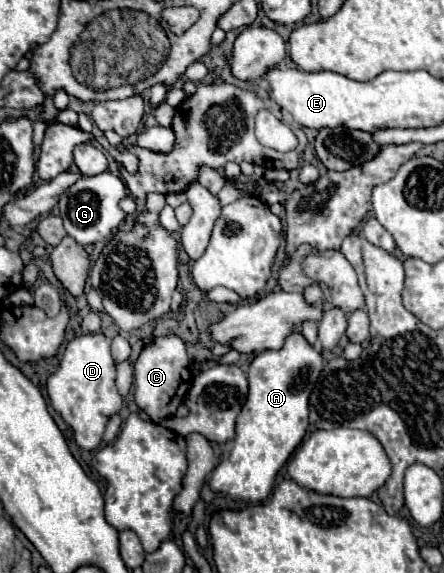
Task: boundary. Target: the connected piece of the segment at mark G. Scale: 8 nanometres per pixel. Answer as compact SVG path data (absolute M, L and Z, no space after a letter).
M102 172L92 178L80 176L60 196L60 216L64 220L64 228L68 236L72 236L80 246L96 244L112 236L114 230L118 230L126 220L126 212L120 208L120 200L126 196L128 196L128 188L124 180L112 172Z

